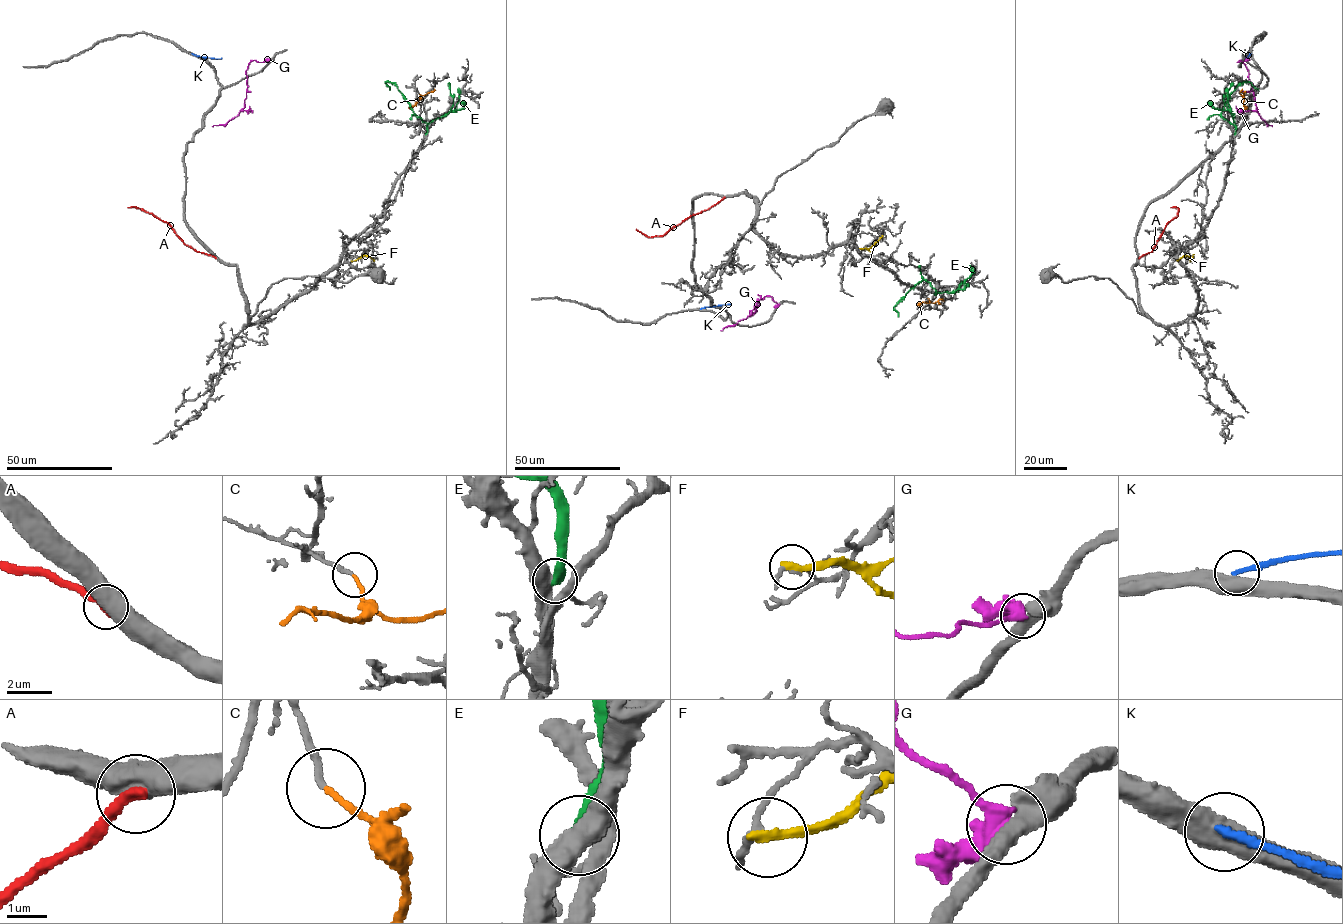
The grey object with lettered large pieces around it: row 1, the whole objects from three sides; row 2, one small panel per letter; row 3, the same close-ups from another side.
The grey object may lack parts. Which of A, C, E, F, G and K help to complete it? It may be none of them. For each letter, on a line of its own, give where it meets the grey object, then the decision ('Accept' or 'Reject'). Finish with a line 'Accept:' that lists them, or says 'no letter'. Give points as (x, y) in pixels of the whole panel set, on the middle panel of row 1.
A: Touches grey at (724, 197). Reject
C: Touches grey at (928, 298). Reject
E: Touches grey at (934, 293). Reject
F: Touches grey at (860, 248). Reject
G: Touches grey at (778, 304). Reject
K: Touches grey at (701, 309). Reject
Accept: no letter

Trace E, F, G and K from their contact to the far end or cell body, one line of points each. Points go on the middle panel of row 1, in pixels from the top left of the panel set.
E: (934, 293), (930, 284), (922, 280), (896, 305), (898, 317)
F: (860, 248), (868, 248), (882, 235)
G: (778, 304), (766, 295), (754, 306), (753, 315), (721, 331)
K: (701, 309), (730, 304)

